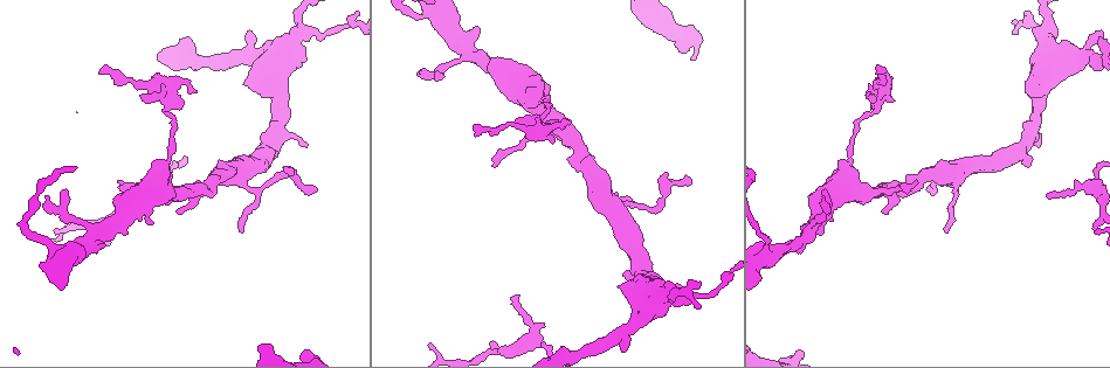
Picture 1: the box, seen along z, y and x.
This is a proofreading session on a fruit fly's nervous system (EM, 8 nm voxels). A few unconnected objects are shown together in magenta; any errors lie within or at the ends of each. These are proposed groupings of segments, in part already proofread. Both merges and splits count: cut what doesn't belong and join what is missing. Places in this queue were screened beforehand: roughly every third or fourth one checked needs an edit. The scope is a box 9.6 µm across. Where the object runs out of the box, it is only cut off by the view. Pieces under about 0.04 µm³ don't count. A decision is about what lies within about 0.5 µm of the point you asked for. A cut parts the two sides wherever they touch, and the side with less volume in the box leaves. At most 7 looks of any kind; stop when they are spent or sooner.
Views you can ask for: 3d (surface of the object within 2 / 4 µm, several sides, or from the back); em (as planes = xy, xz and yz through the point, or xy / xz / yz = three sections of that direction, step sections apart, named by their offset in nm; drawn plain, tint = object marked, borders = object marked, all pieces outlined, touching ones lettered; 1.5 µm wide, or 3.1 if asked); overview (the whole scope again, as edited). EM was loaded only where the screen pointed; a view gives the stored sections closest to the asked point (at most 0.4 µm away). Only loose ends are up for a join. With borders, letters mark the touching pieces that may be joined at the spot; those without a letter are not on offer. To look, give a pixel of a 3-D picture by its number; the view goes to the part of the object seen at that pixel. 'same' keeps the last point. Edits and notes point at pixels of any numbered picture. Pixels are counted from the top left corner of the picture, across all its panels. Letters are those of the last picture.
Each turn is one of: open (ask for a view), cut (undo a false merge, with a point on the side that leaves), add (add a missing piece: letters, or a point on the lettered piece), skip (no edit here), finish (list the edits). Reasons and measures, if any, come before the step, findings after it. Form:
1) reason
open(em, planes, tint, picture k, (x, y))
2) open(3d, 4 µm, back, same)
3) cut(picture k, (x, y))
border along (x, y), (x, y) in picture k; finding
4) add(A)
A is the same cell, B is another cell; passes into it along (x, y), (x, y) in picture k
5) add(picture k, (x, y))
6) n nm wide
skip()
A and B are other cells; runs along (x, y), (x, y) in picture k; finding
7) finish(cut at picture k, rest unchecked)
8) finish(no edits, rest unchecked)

free end
open(em, planes, borders, picture 1, (882, 209))

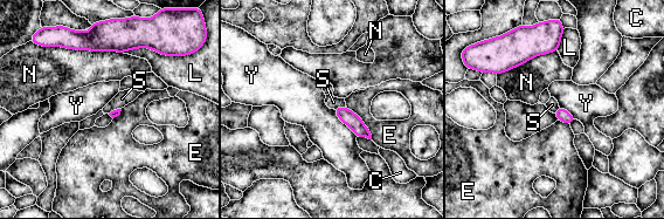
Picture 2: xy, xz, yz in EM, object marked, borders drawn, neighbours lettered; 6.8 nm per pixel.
skip()
C, E, L, N, S and Y are other cells; border along (346, 107), (336, 107), (333, 109) in picture 2; none of them fits

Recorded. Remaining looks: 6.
sharp bend
open(em, yz, step 8, tint, picture 1, (872, 111))

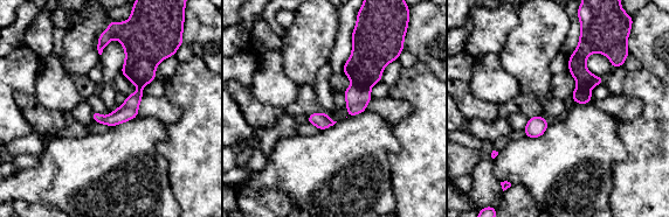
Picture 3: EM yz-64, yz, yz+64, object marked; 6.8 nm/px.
another direction
open(em, planes, tint, same)

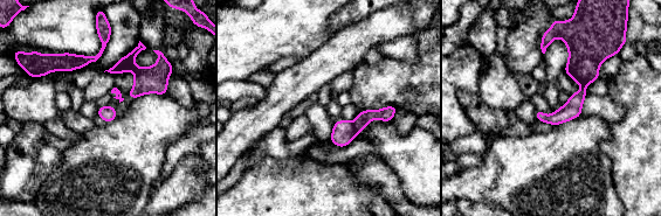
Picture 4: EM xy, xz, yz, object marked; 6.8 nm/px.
what lies round it
open(em, planes, borders, same)

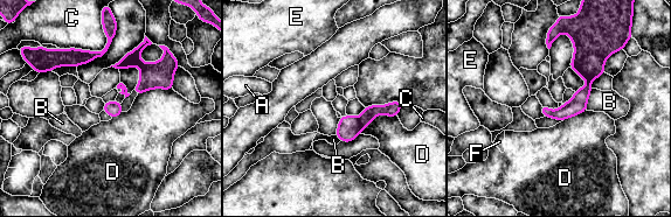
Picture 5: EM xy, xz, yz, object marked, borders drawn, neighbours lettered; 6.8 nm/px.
50 nm wide
cut(picture 5, (368, 113))
A, B, C, D, E and F are other cells; border along (358, 118), (361, 128) in picture 5; two neurons meet here

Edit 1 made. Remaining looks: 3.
finish(cut at picture 5, rest unchecked)

